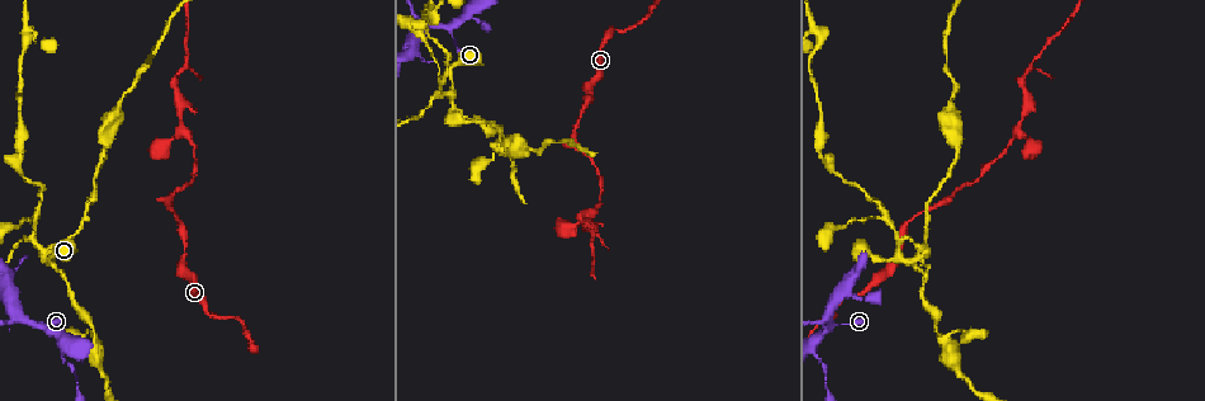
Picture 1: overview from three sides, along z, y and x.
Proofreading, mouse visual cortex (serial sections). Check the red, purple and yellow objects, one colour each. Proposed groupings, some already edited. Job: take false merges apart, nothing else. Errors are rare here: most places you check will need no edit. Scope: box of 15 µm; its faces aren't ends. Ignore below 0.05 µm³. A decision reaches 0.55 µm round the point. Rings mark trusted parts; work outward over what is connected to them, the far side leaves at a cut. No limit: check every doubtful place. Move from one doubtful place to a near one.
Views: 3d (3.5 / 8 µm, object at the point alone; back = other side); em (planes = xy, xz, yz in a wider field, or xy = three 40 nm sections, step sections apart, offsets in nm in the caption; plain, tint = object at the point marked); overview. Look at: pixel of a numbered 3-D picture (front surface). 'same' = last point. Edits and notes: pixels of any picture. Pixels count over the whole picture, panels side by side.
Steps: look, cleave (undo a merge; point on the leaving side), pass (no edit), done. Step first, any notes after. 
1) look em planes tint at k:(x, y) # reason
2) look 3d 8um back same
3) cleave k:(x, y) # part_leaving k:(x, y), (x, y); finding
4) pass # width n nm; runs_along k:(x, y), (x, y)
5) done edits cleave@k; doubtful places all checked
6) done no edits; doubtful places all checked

look 3d 3.5um at 1:(897, 258) # four or more arms meet

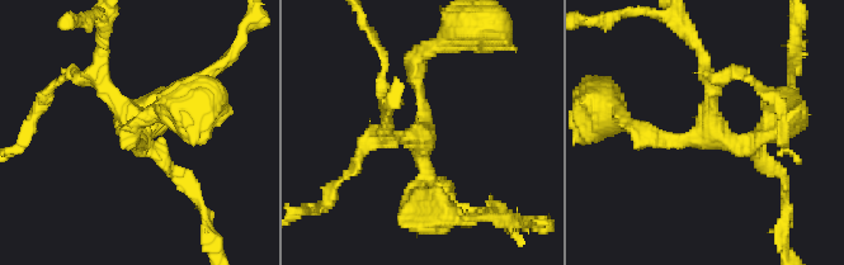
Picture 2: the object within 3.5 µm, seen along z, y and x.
look em xy step 5 tint at 2:(422, 131) # arms 4; arm_widths 200, 200, 200, 250 nm; need the tissue

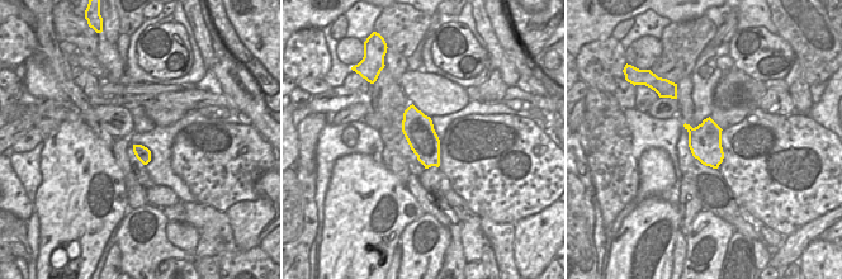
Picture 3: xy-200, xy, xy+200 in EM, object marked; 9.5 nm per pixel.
pass # runs_along 2:(420, 55), (424, 207); all the same cell

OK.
look 3d 3.5um at 1:(33, 238) # arms part here

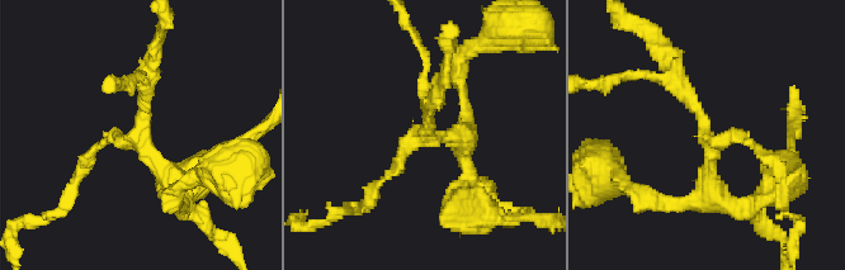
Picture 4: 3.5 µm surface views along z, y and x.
look em xy step 2 tint at 4:(710, 139) # arms 3; arm_widths 150, 200, 300 nm

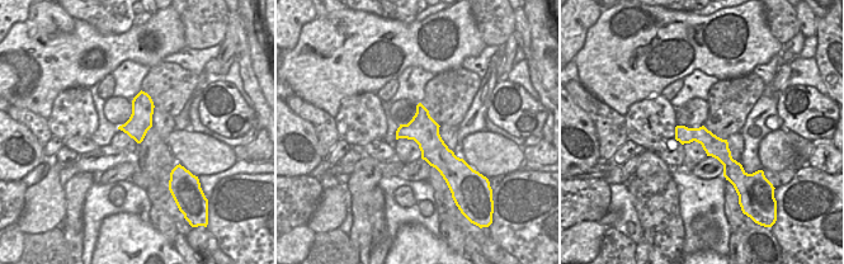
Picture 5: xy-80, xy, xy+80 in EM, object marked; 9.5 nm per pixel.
pass # runs_along 5:(678, 130), (702, 135), (738, 173); all the same cell

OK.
look 3d 3.5um at 1:(439, 81) # two arms in line, one across

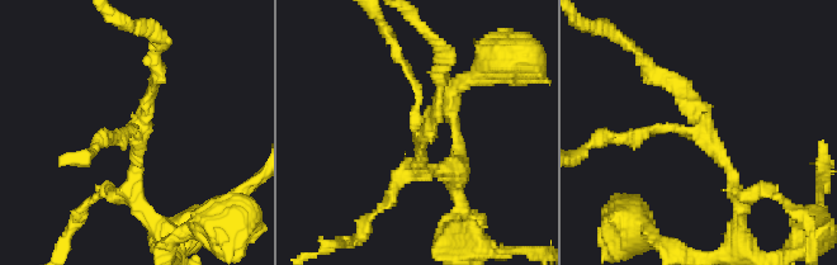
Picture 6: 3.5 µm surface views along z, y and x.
look em xy step 3 tint at 6:(140, 131) # arms 3; arm_widths 100, 200, 200 nm

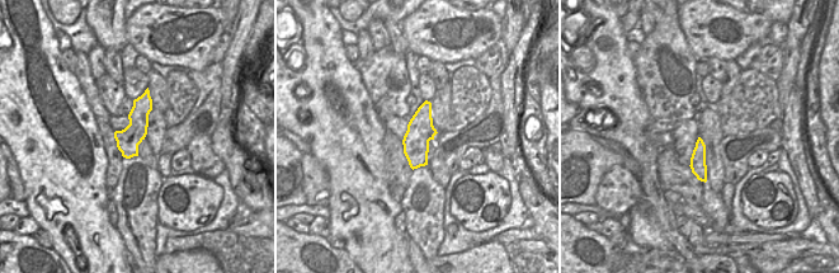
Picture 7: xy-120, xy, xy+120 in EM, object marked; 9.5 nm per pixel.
pass # runs_along 6:(742, 207), (699, 113), (655, 74); all the same cell

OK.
look 3d 3.5um at 1:(453, 116)

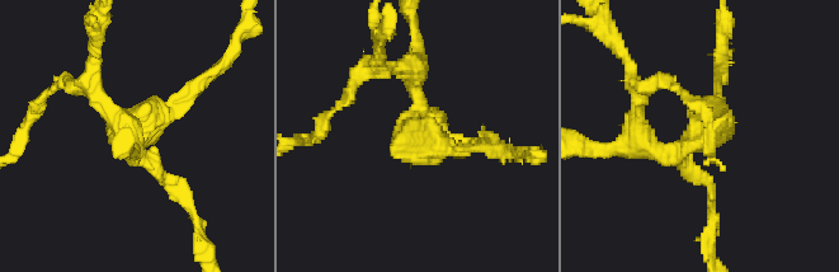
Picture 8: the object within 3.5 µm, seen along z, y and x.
look em planes tint at 8:(700, 130) # arms 3; arm_widths 150, 150, 250 nm

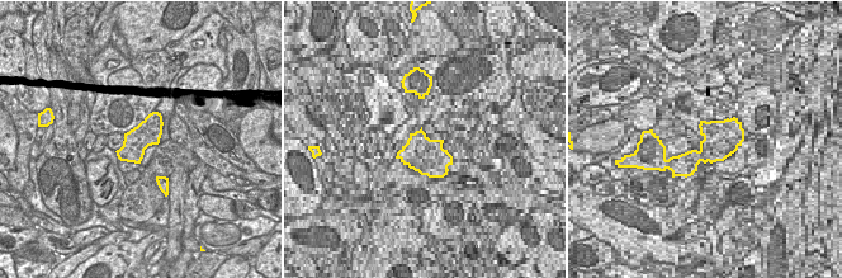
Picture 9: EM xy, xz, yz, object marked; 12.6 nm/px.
look em xy step 2 tint same

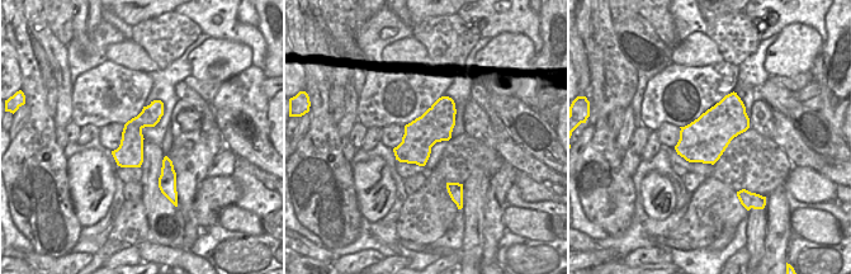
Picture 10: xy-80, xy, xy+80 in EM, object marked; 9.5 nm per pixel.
pass # runs_along 10:(157, 103), (132, 131), (121, 163); one cell here

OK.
look 3d 3.5um at 1:(94, 341) # two arms in line, one across

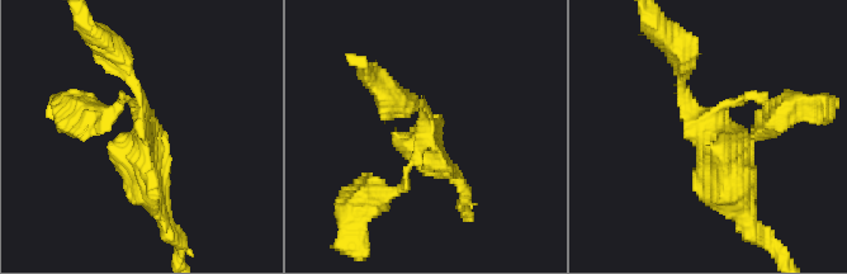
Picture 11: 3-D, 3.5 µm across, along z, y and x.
look em xy step 3 tint at 11:(142, 125) # now the EM

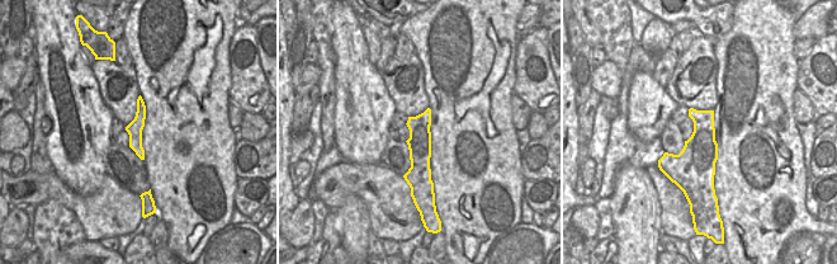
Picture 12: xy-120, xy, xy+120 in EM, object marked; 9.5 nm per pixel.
pass # arm_widths 100, 200, 400 nm; runs_along 11:(681, 55), (681, 94), (727, 152), (739, 199); all the same cell

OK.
look 3d 8um at 1:(1021, 79) # sharp bend

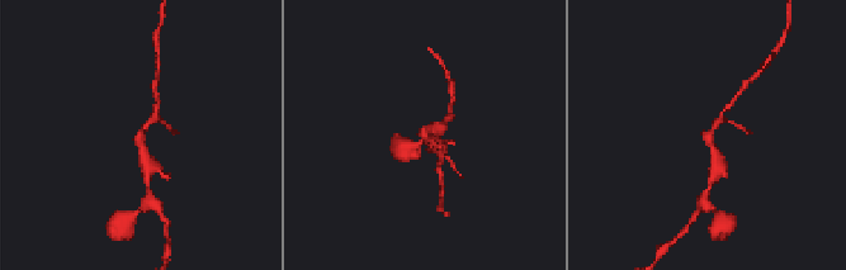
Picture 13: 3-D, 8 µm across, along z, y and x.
look em planes tint at 13:(425, 138) # arm_widths 150, 300 nm; now the EM

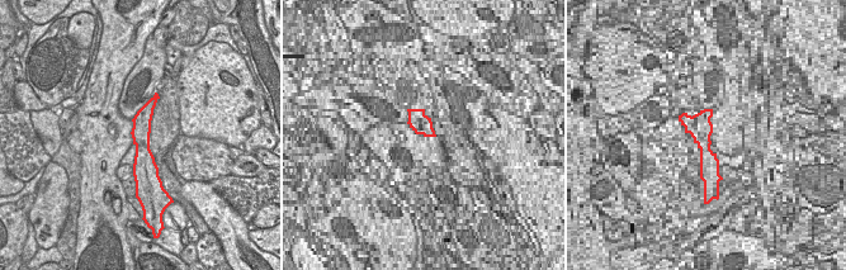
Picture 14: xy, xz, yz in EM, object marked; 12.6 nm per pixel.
pass # runs_along 14:(152, 102), (142, 119), (136, 173); all the same cell

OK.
done no edits; doubtful places all checked

